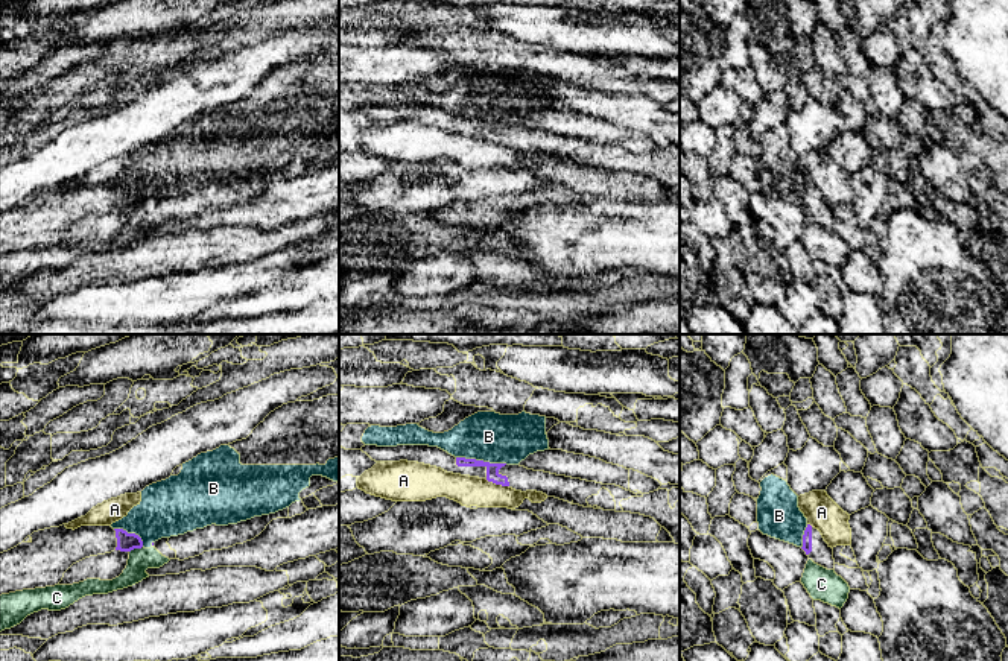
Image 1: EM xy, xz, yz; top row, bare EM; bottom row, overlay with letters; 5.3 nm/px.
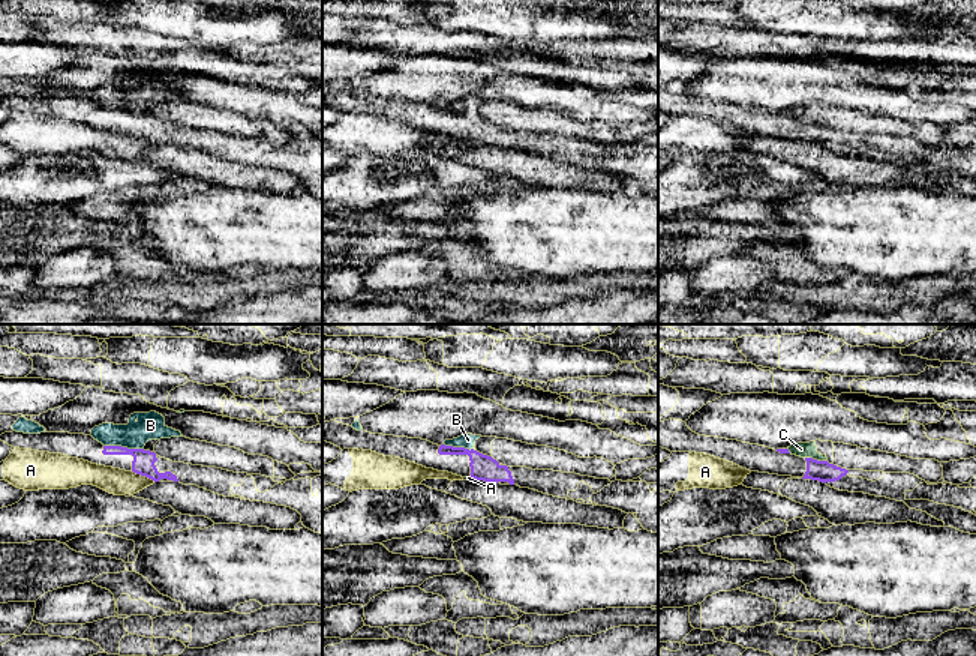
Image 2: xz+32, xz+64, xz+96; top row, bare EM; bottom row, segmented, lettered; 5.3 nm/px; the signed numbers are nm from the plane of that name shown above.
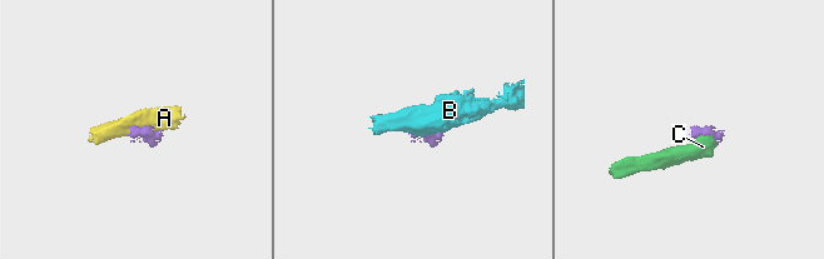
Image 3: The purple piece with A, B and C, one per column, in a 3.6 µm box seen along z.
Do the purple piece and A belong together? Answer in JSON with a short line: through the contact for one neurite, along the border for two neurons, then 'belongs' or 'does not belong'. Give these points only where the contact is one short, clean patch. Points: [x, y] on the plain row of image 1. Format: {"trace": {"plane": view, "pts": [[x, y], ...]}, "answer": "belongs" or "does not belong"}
{"trace": {"plane": "xz", "pts": [[485, 139], [508, 146]]}, "answer": "does not belong"}

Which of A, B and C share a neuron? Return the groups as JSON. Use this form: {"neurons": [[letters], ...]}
{"neurons": [["A"], ["B"], ["C"]]}

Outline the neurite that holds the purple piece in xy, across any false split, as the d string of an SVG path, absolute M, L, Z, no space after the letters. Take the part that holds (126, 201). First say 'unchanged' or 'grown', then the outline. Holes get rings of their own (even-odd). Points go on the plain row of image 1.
grown; M62 184L33 191L30 198L30 202L0 213L0 255L55 246L73 223L85 217L143 207L138 195L111 185L81 185L73 190Z

